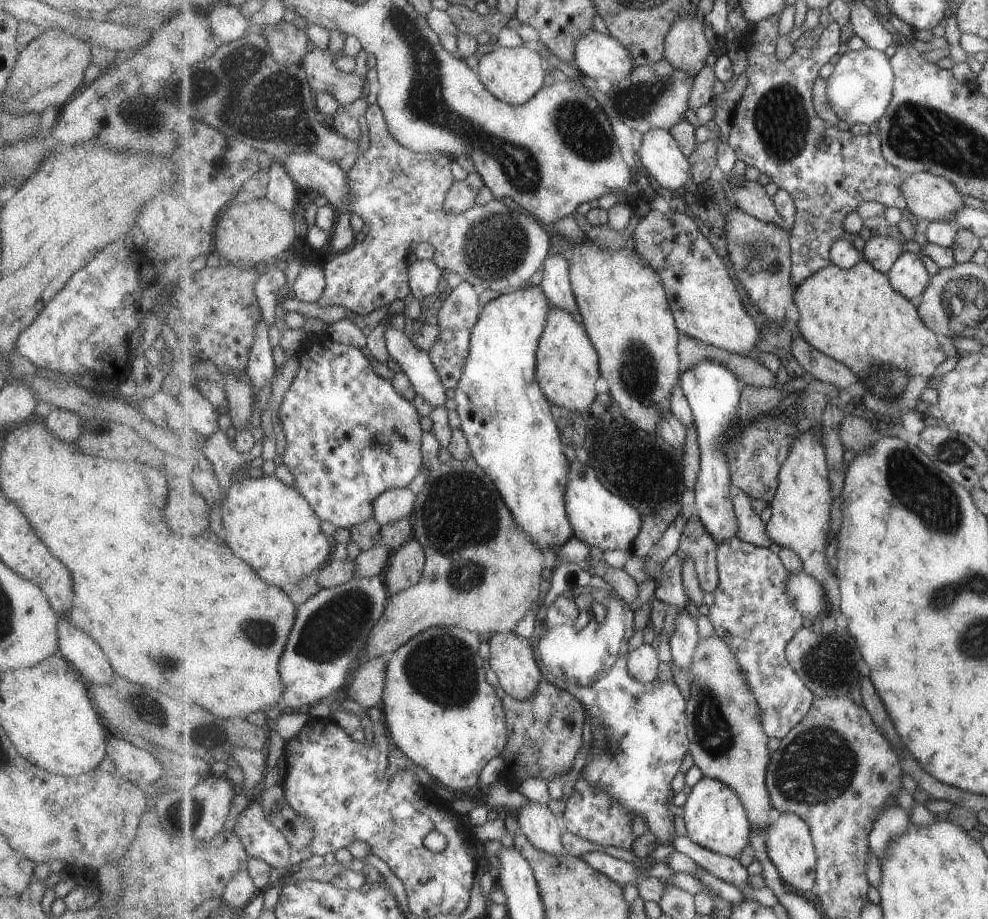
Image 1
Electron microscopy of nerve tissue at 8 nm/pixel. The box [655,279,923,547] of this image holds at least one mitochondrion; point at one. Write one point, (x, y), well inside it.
(887, 381)

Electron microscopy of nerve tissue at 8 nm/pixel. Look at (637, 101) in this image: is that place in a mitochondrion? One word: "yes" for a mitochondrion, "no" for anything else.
yes

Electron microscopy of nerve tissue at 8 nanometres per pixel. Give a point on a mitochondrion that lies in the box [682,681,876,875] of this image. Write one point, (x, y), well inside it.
(818, 765)

